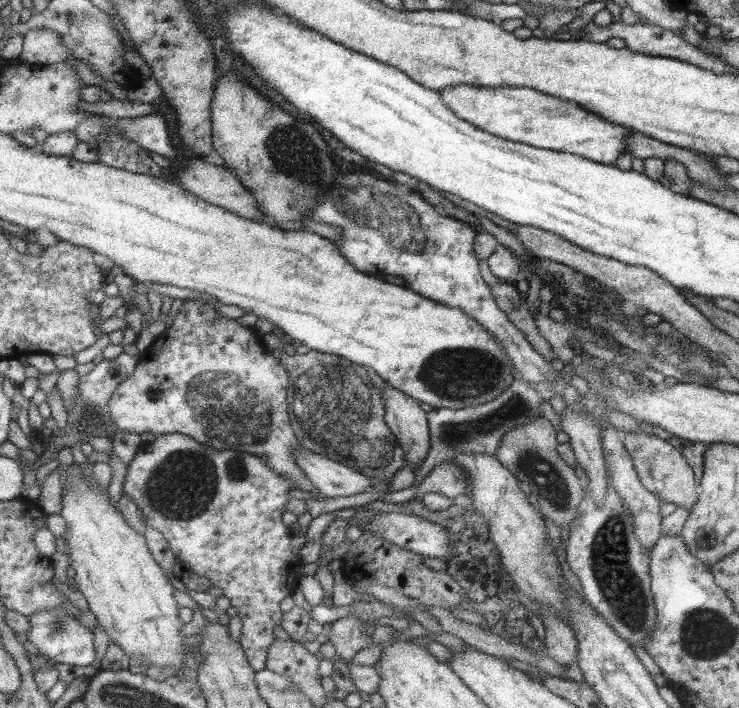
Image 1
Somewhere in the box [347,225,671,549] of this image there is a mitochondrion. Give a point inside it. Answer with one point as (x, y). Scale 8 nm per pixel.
(469, 375)

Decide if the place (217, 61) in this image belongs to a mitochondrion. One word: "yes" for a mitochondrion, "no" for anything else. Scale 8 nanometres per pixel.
no

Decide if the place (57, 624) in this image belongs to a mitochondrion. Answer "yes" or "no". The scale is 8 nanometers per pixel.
yes

